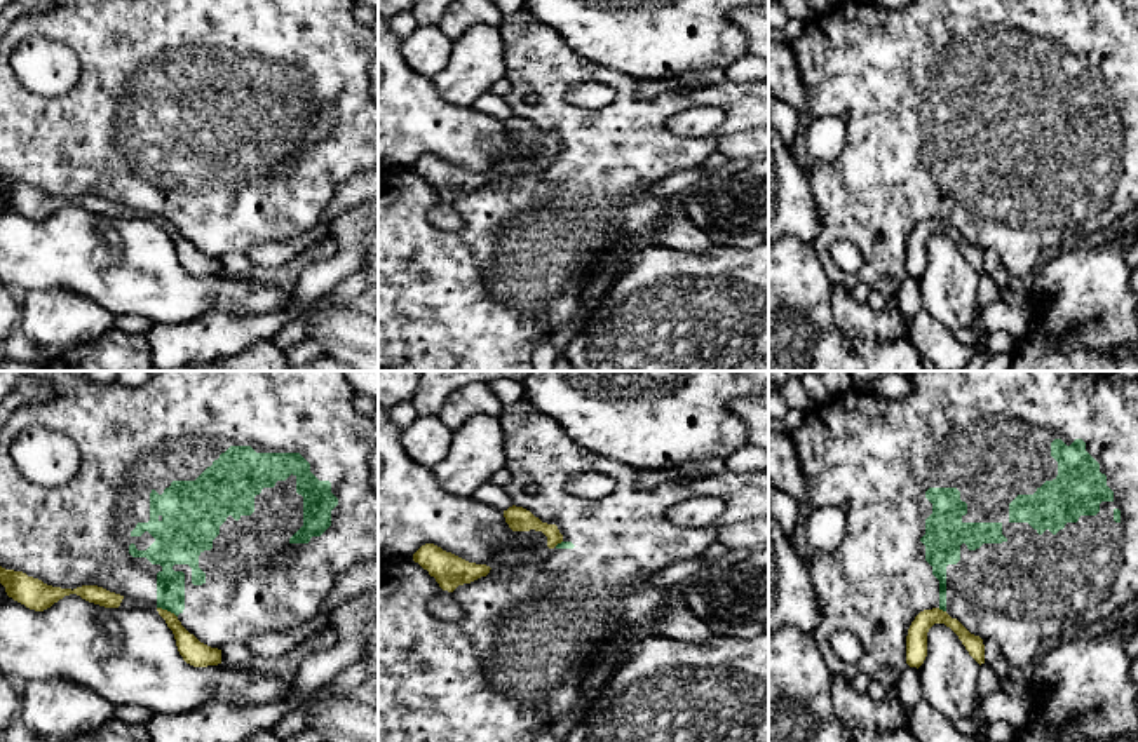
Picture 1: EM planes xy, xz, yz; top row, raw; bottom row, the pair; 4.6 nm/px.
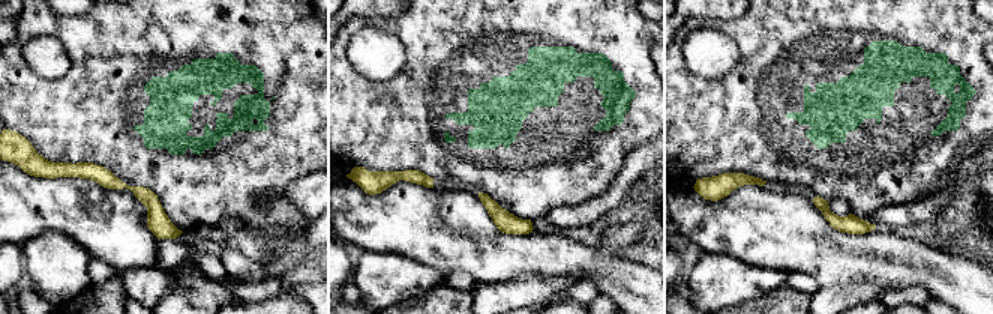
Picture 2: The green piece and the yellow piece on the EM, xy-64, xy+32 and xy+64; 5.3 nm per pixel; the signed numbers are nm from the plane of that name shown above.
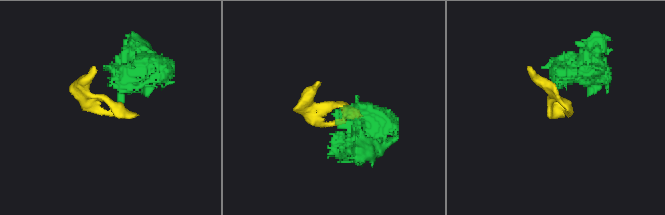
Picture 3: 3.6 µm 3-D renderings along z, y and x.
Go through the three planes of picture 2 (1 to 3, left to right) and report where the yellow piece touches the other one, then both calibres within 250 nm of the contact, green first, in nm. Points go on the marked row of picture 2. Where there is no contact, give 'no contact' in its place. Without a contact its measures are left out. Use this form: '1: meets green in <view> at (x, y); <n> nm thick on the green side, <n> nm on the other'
1: no contact
2: no contact
3: no contact

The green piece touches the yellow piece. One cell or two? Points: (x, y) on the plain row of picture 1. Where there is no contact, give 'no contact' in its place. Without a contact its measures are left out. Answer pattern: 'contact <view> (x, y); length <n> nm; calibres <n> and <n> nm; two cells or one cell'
contact xy (168, 220); length 110 nm; calibres 130 and 120 nm; two cells

